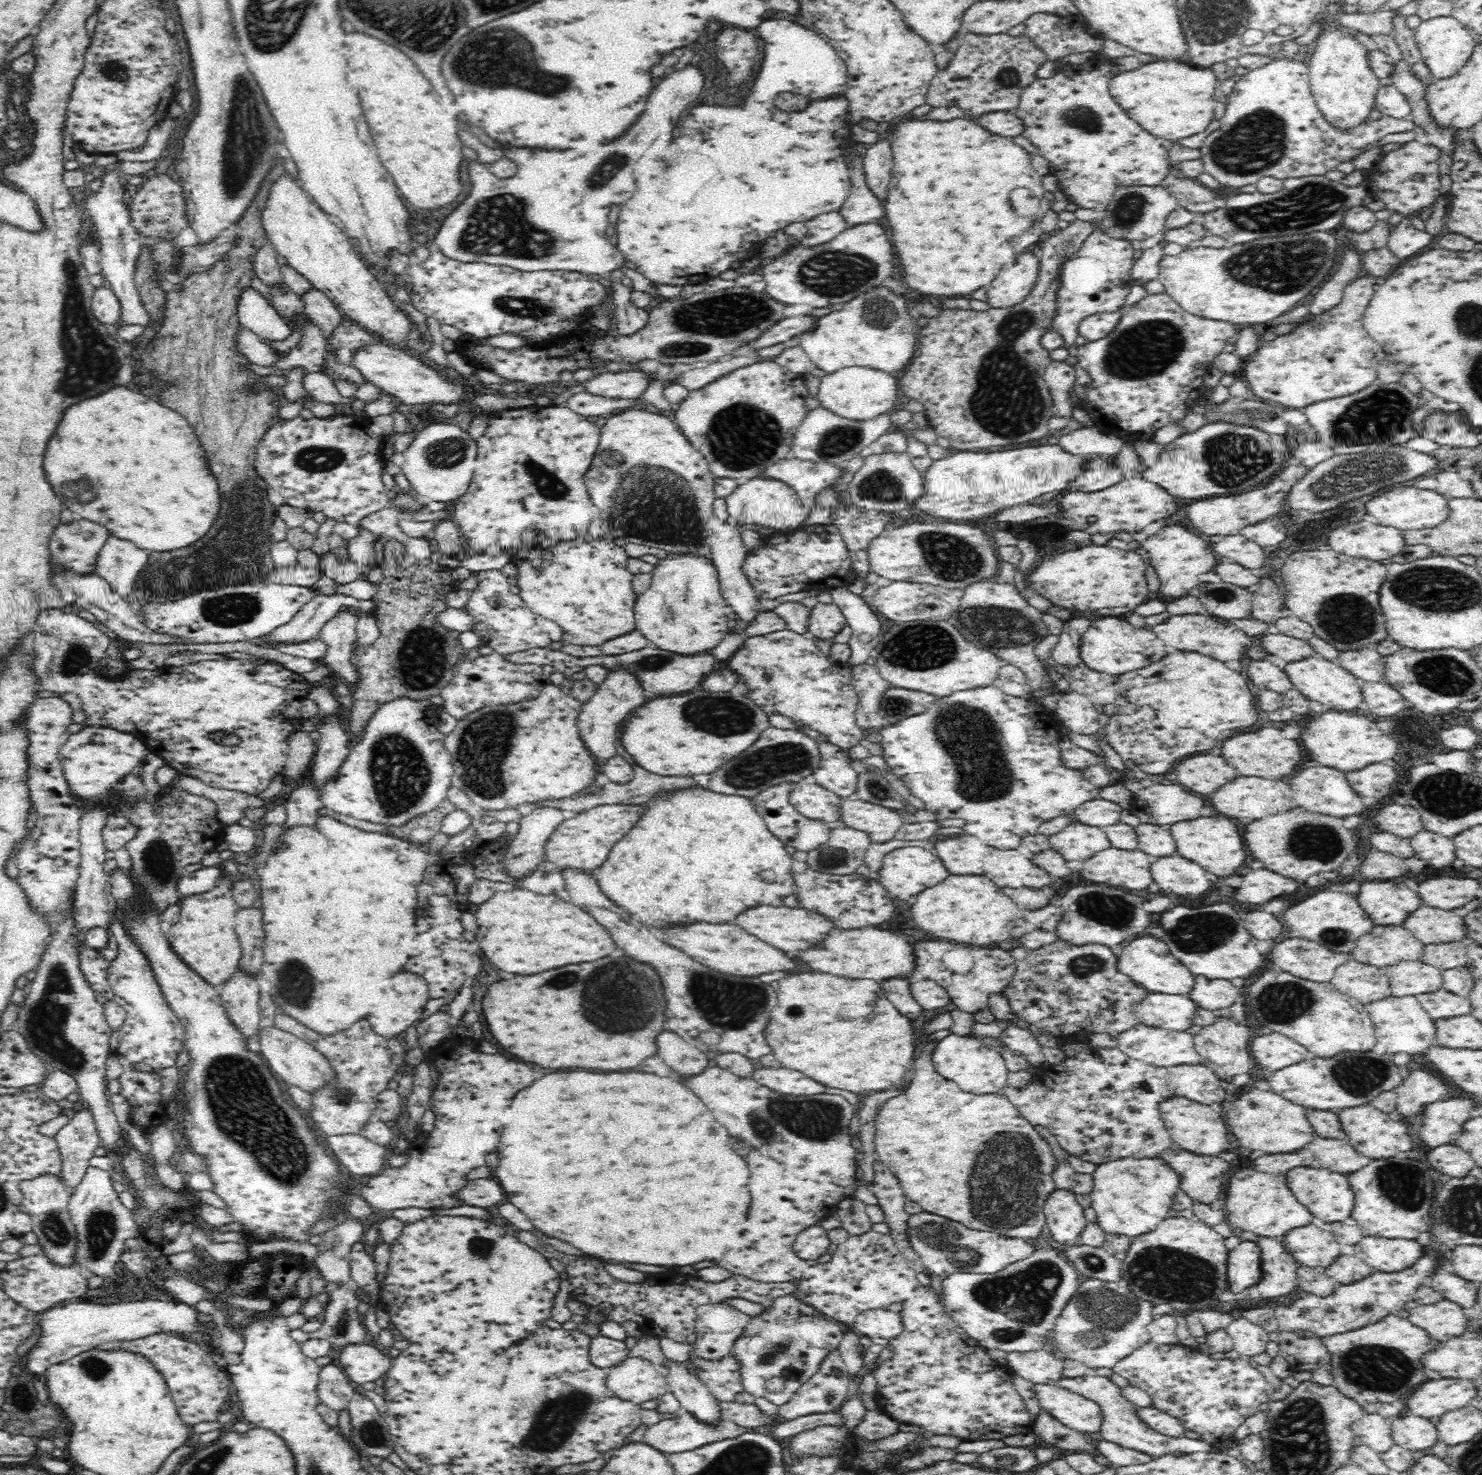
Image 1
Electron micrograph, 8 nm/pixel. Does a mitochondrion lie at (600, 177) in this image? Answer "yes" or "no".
yes

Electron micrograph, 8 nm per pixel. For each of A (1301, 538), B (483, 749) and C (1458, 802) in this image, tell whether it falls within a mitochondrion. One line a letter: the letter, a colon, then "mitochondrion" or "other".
A: other
B: mitochondrion
C: mitochondrion

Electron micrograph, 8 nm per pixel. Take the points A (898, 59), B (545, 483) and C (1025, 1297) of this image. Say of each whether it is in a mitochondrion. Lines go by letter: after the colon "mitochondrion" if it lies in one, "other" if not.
A: mitochondrion
B: mitochondrion
C: mitochondrion

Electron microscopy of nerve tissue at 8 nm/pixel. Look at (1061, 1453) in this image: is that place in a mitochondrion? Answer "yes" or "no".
no

